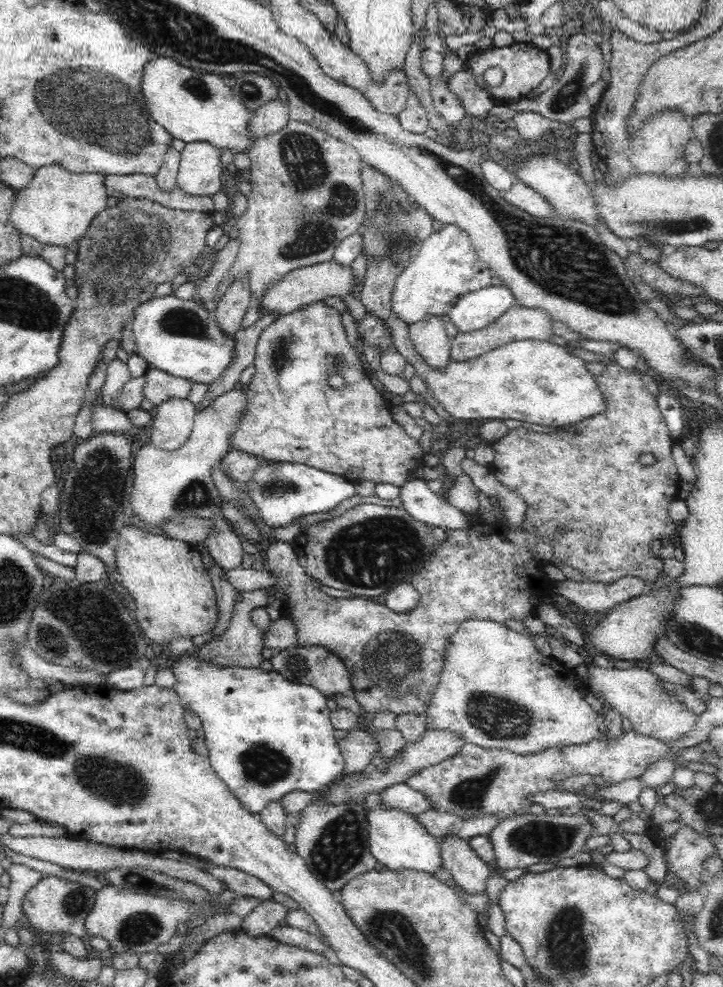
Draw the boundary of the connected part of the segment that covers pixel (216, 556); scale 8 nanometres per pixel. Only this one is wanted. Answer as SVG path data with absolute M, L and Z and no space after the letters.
M214 517L213 521L217 531L208 535L204 542L208 555L218 567L225 571L237 569L241 566L242 555L245 553L240 539L236 537L236 532L226 521L222 521L218 517Z

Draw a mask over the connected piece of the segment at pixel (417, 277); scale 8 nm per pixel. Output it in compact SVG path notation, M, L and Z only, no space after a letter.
M447 223L440 232L432 233L420 242L418 256L410 262L396 279L391 309L406 324L421 321L426 316L448 313L465 294L490 286L493 271L478 259L473 243L465 230Z

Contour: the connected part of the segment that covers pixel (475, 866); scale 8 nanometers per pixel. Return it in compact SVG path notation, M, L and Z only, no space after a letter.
M450 835L440 843L441 857L445 870L454 882L470 895L482 894L492 876L488 865L472 849L468 839Z

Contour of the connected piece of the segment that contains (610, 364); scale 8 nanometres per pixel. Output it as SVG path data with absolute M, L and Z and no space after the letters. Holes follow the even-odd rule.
M608 360L604 370L600 375L594 378L597 382L598 388L601 391L601 396L606 403L606 410L602 413L594 414L593 417L586 418L584 421L578 421L574 425L558 426L553 431L536 432L526 429L525 427L508 428L506 434L498 440L490 441L490 445L494 451L494 459L491 463L487 464L486 469L498 479L498 483L510 489L512 493L518 494L526 503L526 510L524 510L524 520L520 526L509 526L505 516L507 512L503 510L503 506L495 499L490 498L489 503L493 508L494 520L487 522L482 517L481 509L478 508L475 512L466 513L468 516L468 526L466 528L450 528L444 529L446 538L436 545L436 549L430 554L429 561L422 566L412 578L412 584L416 587L416 591L421 596L420 603L410 610L410 613L394 613L386 607L386 604L376 604L368 600L366 597L355 598L334 598L321 590L322 584L308 576L306 570L302 568L298 555L295 553L294 547L286 541L276 541L272 543L266 552L268 558L268 566L276 575L276 586L286 595L285 610L282 618L292 620L294 627L297 631L297 647L318 646L324 647L326 650L333 652L342 663L345 664L346 669L349 671L350 688L354 693L355 699L358 701L361 709L365 714L365 718L371 718L376 712L392 712L398 716L402 713L416 713L416 715L425 716L425 712L430 702L431 695L434 694L435 687L439 683L439 675L442 673L444 666L444 655L446 654L447 644L450 642L452 635L456 634L458 628L468 620L486 620L498 622L506 626L510 620L521 622L527 618L528 615L536 614L536 608L540 608L544 604L544 599L554 599L554 588L550 584L554 584L556 580L550 579L544 569L548 566L557 566L555 561L566 566L576 567L586 580L601 582L601 583L615 583L618 579L634 575L634 577L641 578L647 583L653 583L663 573L664 558L659 558L654 550L655 544L662 538L669 539L674 536L674 532L680 527L680 522L673 520L668 515L668 506L679 498L680 482L674 459L671 455L675 431L671 431L667 427L664 415L659 409L658 402L648 392L644 381L642 382L641 376L634 372L634 369L626 369L618 365L616 361ZM642 454L654 454L656 456L656 463L652 465L642 465L640 463L640 456Z

